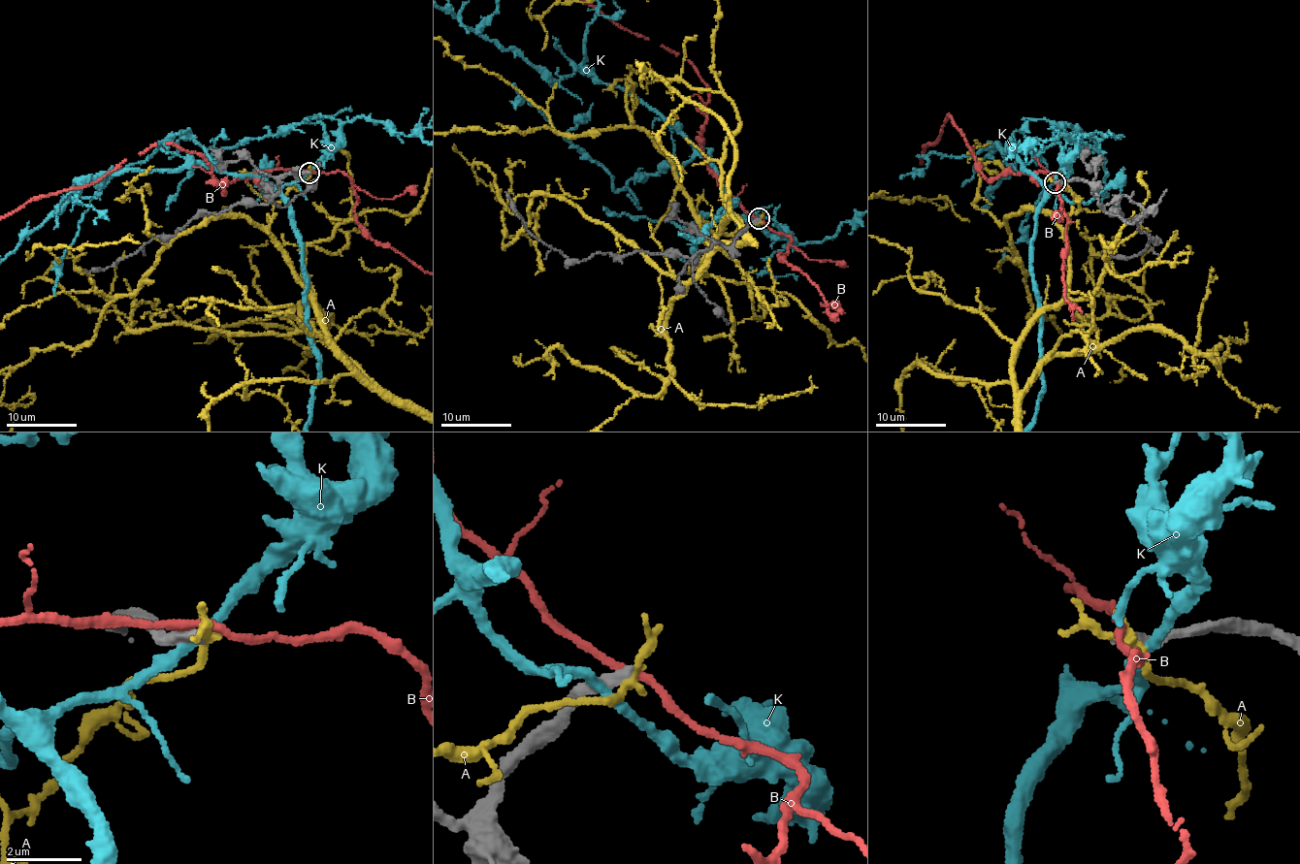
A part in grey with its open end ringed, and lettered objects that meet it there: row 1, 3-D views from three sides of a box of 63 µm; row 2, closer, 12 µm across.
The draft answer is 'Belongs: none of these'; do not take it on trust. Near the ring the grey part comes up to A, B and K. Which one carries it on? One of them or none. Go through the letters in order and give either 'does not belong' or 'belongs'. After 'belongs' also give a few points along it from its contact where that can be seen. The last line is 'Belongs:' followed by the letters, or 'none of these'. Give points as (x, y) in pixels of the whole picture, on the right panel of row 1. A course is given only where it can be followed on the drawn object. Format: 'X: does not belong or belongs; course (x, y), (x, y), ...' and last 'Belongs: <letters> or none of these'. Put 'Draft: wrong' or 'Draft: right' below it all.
A: does not belong
B: does not belong
K: does not belong
Belongs: none of these
Draft: right

